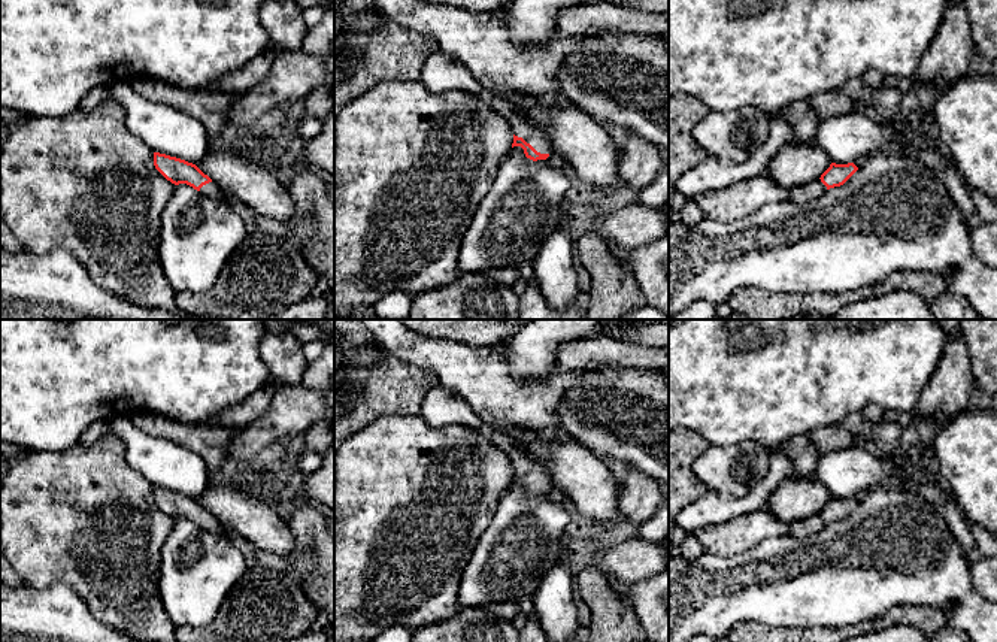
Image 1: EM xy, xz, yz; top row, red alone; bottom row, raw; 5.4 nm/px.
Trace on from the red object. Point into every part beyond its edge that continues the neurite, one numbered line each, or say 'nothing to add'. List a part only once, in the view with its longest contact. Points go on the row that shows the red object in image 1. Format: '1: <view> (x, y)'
1: xz (518, 123)

